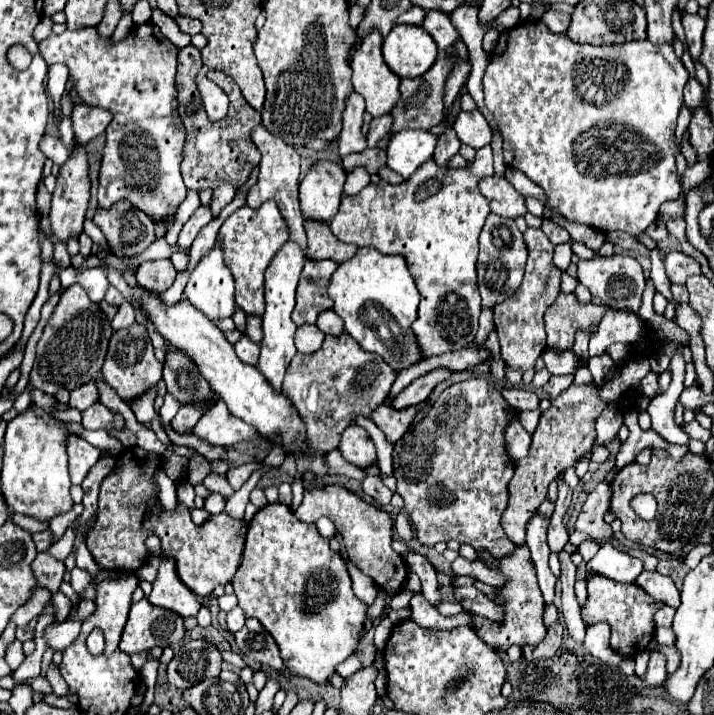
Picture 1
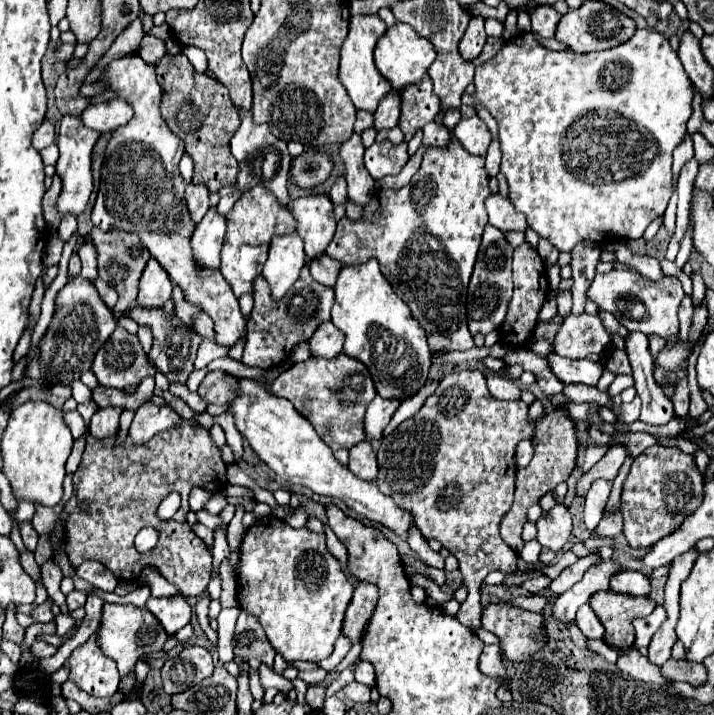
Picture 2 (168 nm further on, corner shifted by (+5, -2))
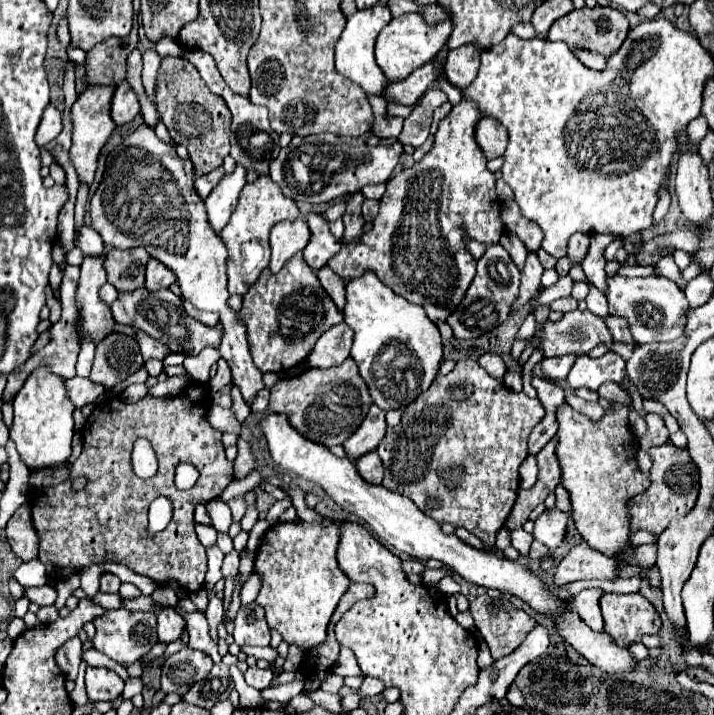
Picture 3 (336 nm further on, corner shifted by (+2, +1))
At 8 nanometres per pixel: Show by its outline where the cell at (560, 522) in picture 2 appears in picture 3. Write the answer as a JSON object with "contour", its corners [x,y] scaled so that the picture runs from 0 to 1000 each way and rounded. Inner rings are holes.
{"contour":[[[765,712],[751,729],[748,729],[748,754],[762,759],[768,768],[784,765],[784,759],[793,754],[793,734],[796,734],[796,717],[787,717],[784,712]]]}

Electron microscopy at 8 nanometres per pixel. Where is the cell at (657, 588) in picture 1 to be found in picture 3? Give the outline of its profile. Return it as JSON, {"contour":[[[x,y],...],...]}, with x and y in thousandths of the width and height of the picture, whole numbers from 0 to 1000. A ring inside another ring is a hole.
{"contour":[[[801,765],[776,801],[776,818],[782,821],[810,810],[863,813],[866,807],[868,801],[863,782],[843,776],[829,765]]]}

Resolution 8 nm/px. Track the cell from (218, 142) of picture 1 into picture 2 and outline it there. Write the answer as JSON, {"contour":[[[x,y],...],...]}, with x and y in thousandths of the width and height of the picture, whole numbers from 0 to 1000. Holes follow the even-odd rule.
{"contour":[[[231,76],[217,92],[220,115],[225,117],[225,159],[242,187],[259,199],[259,213],[270,221],[270,257],[284,257],[293,269],[326,257],[335,229],[321,210],[321,196],[335,179],[335,159],[321,140],[318,123],[307,112],[270,98],[259,76]]]}

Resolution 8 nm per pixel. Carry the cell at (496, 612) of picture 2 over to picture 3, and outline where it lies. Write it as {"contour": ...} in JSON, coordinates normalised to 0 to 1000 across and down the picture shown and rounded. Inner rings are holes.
{"contour":[[[669,832],[658,843],[658,857],[692,922],[703,922],[725,908],[751,874],[731,852],[717,849],[709,838],[692,843],[683,832]]]}

